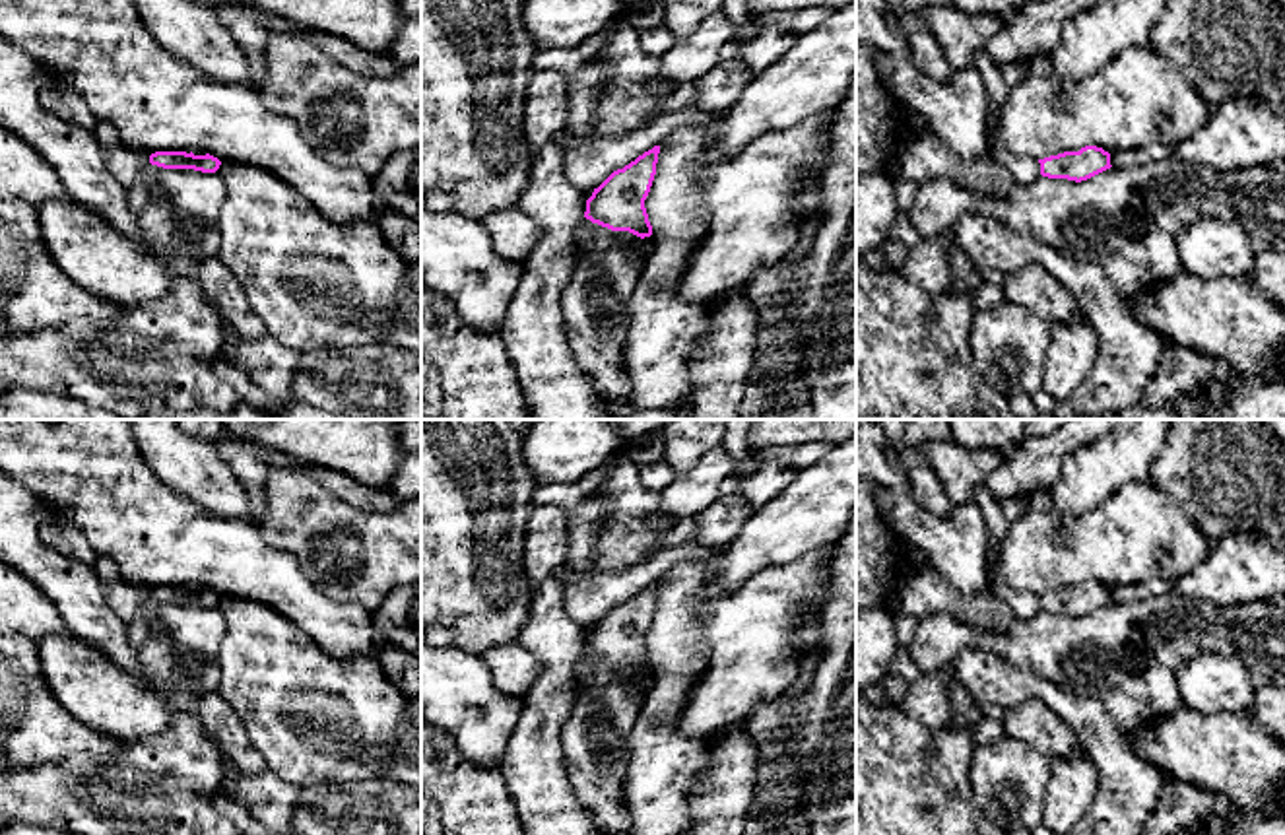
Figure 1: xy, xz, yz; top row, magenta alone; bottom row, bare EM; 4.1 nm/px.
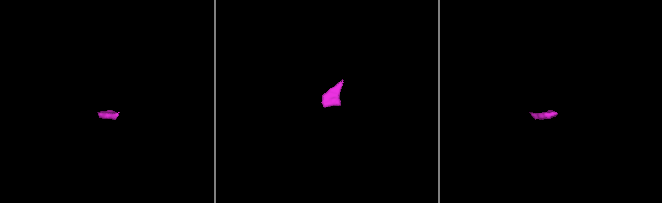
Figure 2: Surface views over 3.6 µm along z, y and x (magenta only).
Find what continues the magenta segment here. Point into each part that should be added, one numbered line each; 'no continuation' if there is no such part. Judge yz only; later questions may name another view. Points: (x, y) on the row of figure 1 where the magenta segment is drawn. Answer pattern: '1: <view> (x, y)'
1: yz (1155, 152)

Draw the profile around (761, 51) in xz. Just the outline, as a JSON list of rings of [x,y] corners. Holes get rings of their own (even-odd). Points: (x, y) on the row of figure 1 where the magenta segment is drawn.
[[[769,25],[747,43],[740,45],[740,60],[751,72],[759,74],[786,54],[798,41],[798,33]]]

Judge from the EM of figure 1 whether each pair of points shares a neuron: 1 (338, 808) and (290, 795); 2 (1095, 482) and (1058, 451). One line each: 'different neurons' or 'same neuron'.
1: different neurons
2: different neurons

